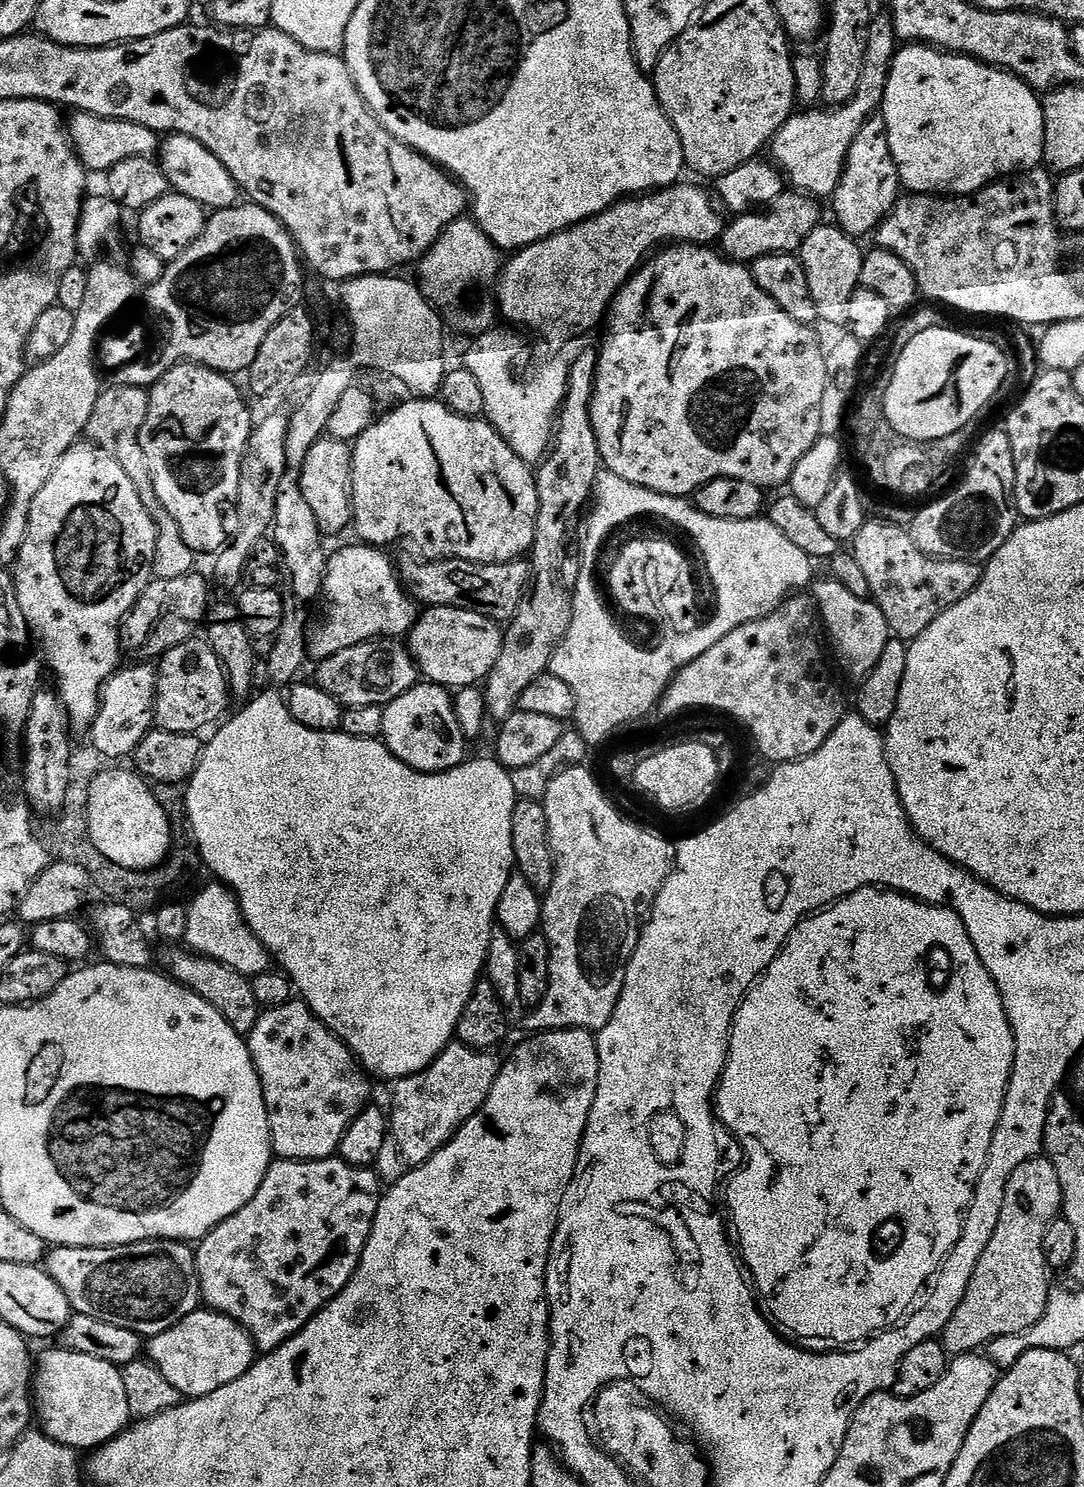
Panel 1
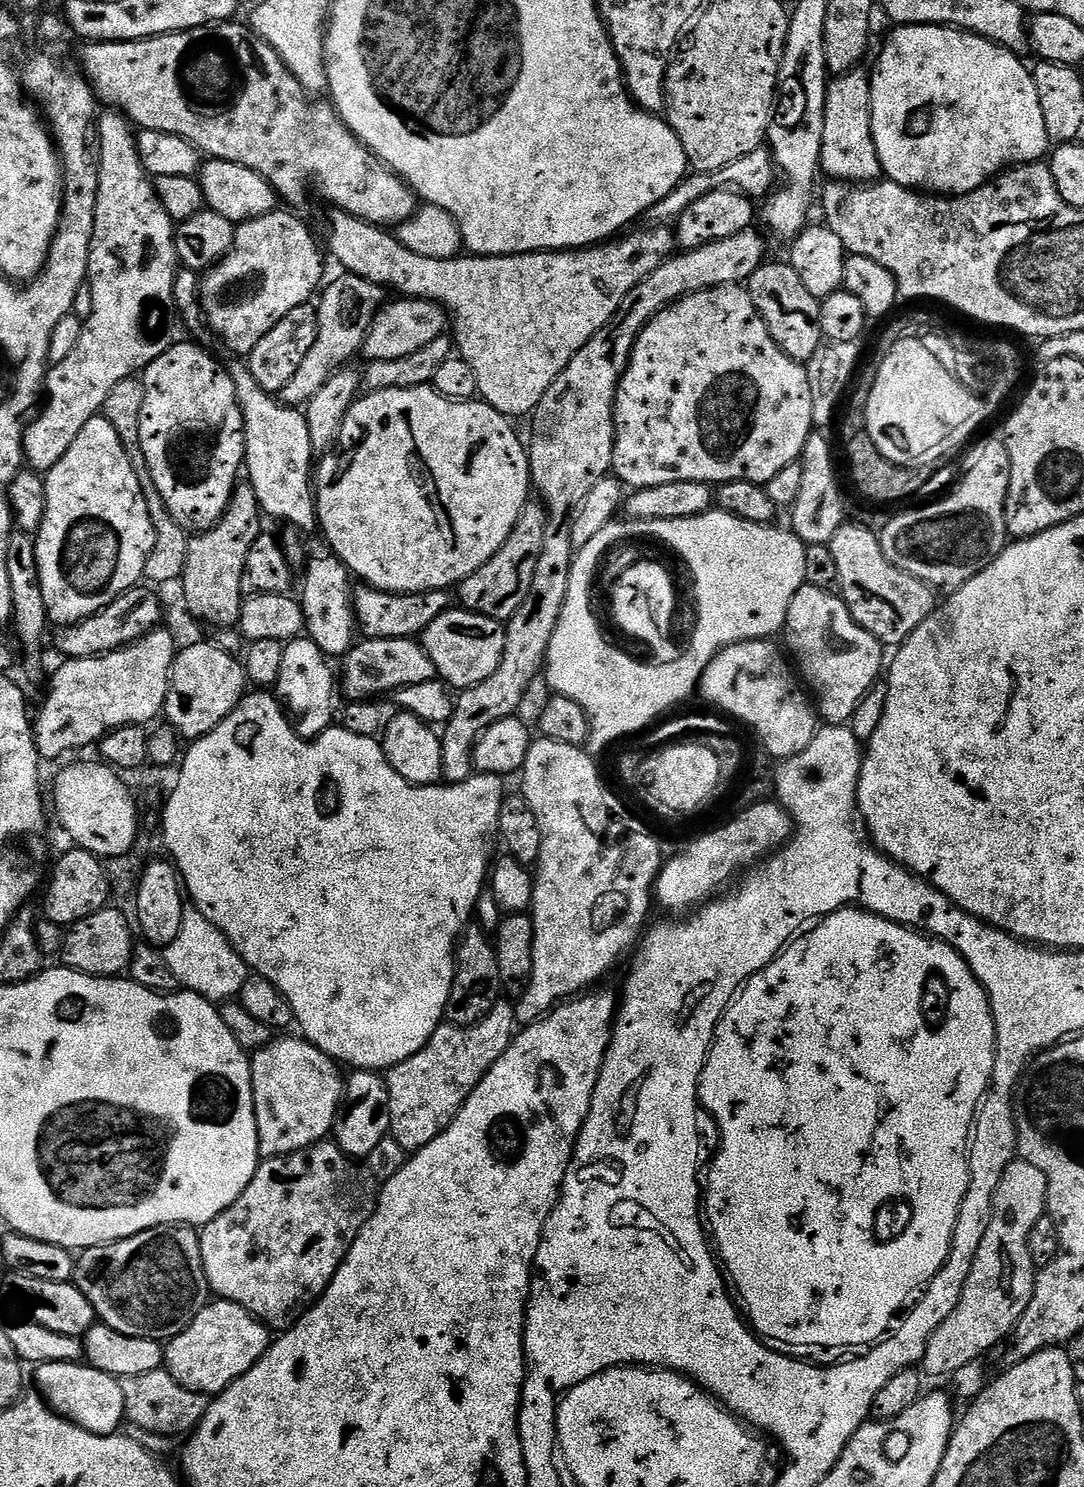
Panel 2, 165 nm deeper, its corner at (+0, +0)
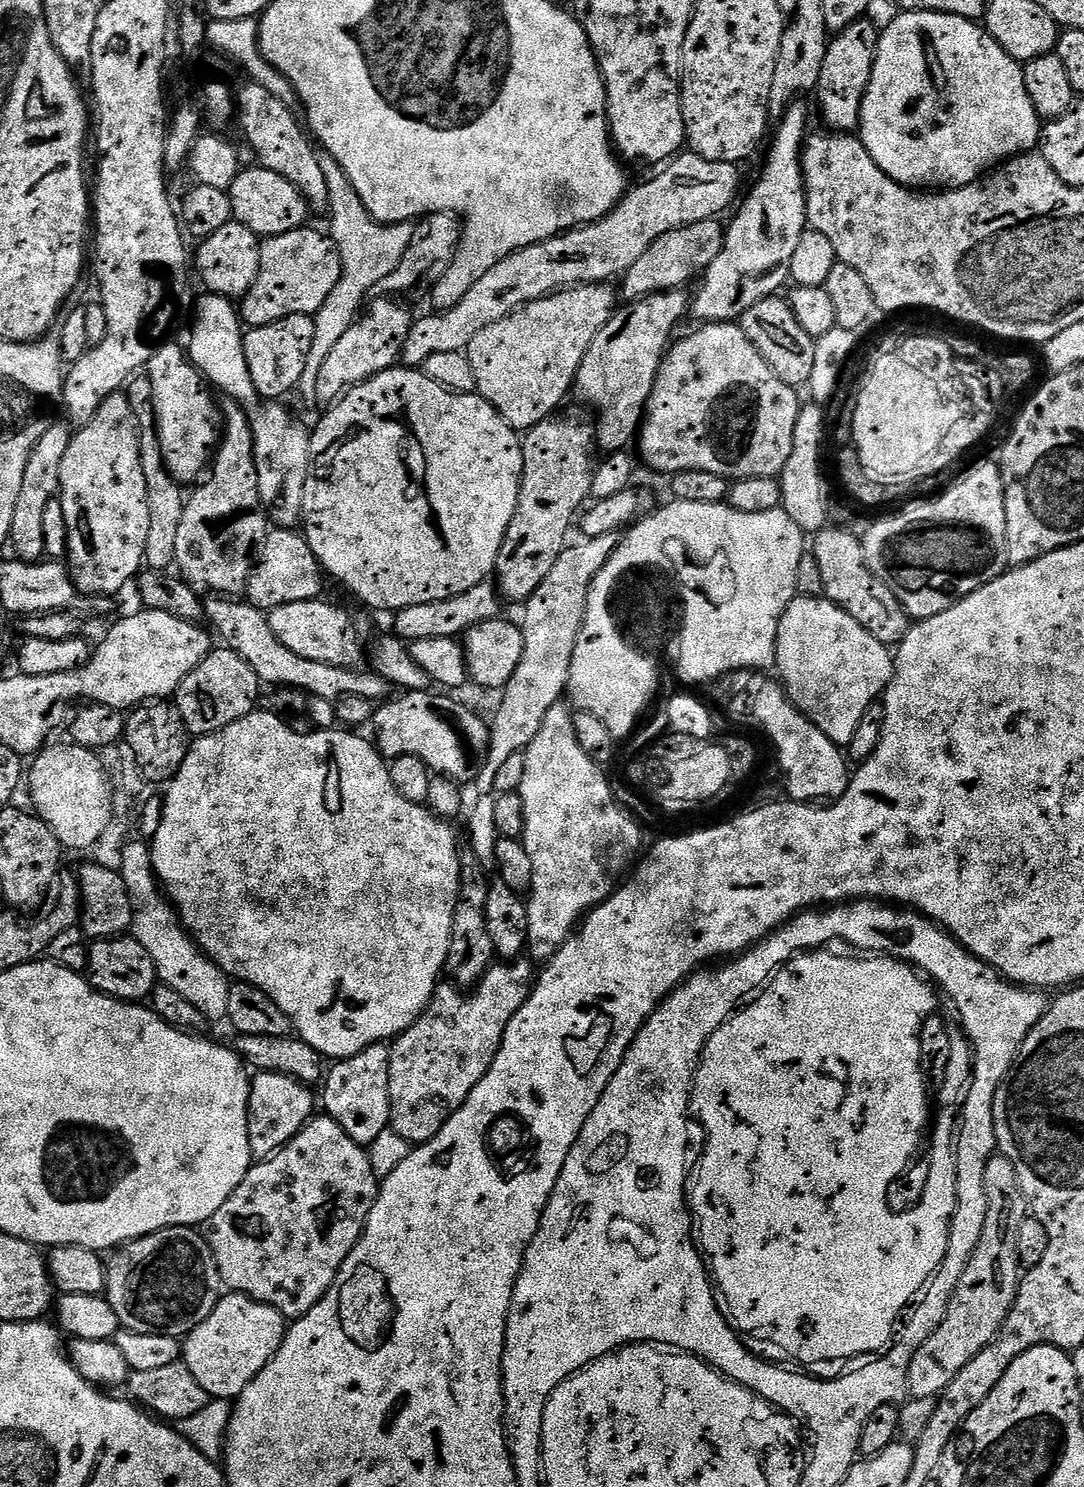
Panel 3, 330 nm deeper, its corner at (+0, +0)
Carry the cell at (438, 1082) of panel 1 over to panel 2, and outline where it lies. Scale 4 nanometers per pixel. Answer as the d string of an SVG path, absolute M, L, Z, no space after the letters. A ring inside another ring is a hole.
M501 1002L493 1006L486 1018L468 1028L441 1023L440 1028L434 1030L430 1042L418 1050L418 1054L387 1069L391 1139L396 1140L398 1146L402 1146L409 1154L434 1142L434 1138L438 1138L438 1134L450 1126L481 1078L511 1046L517 1031L515 1007L511 1003Z

